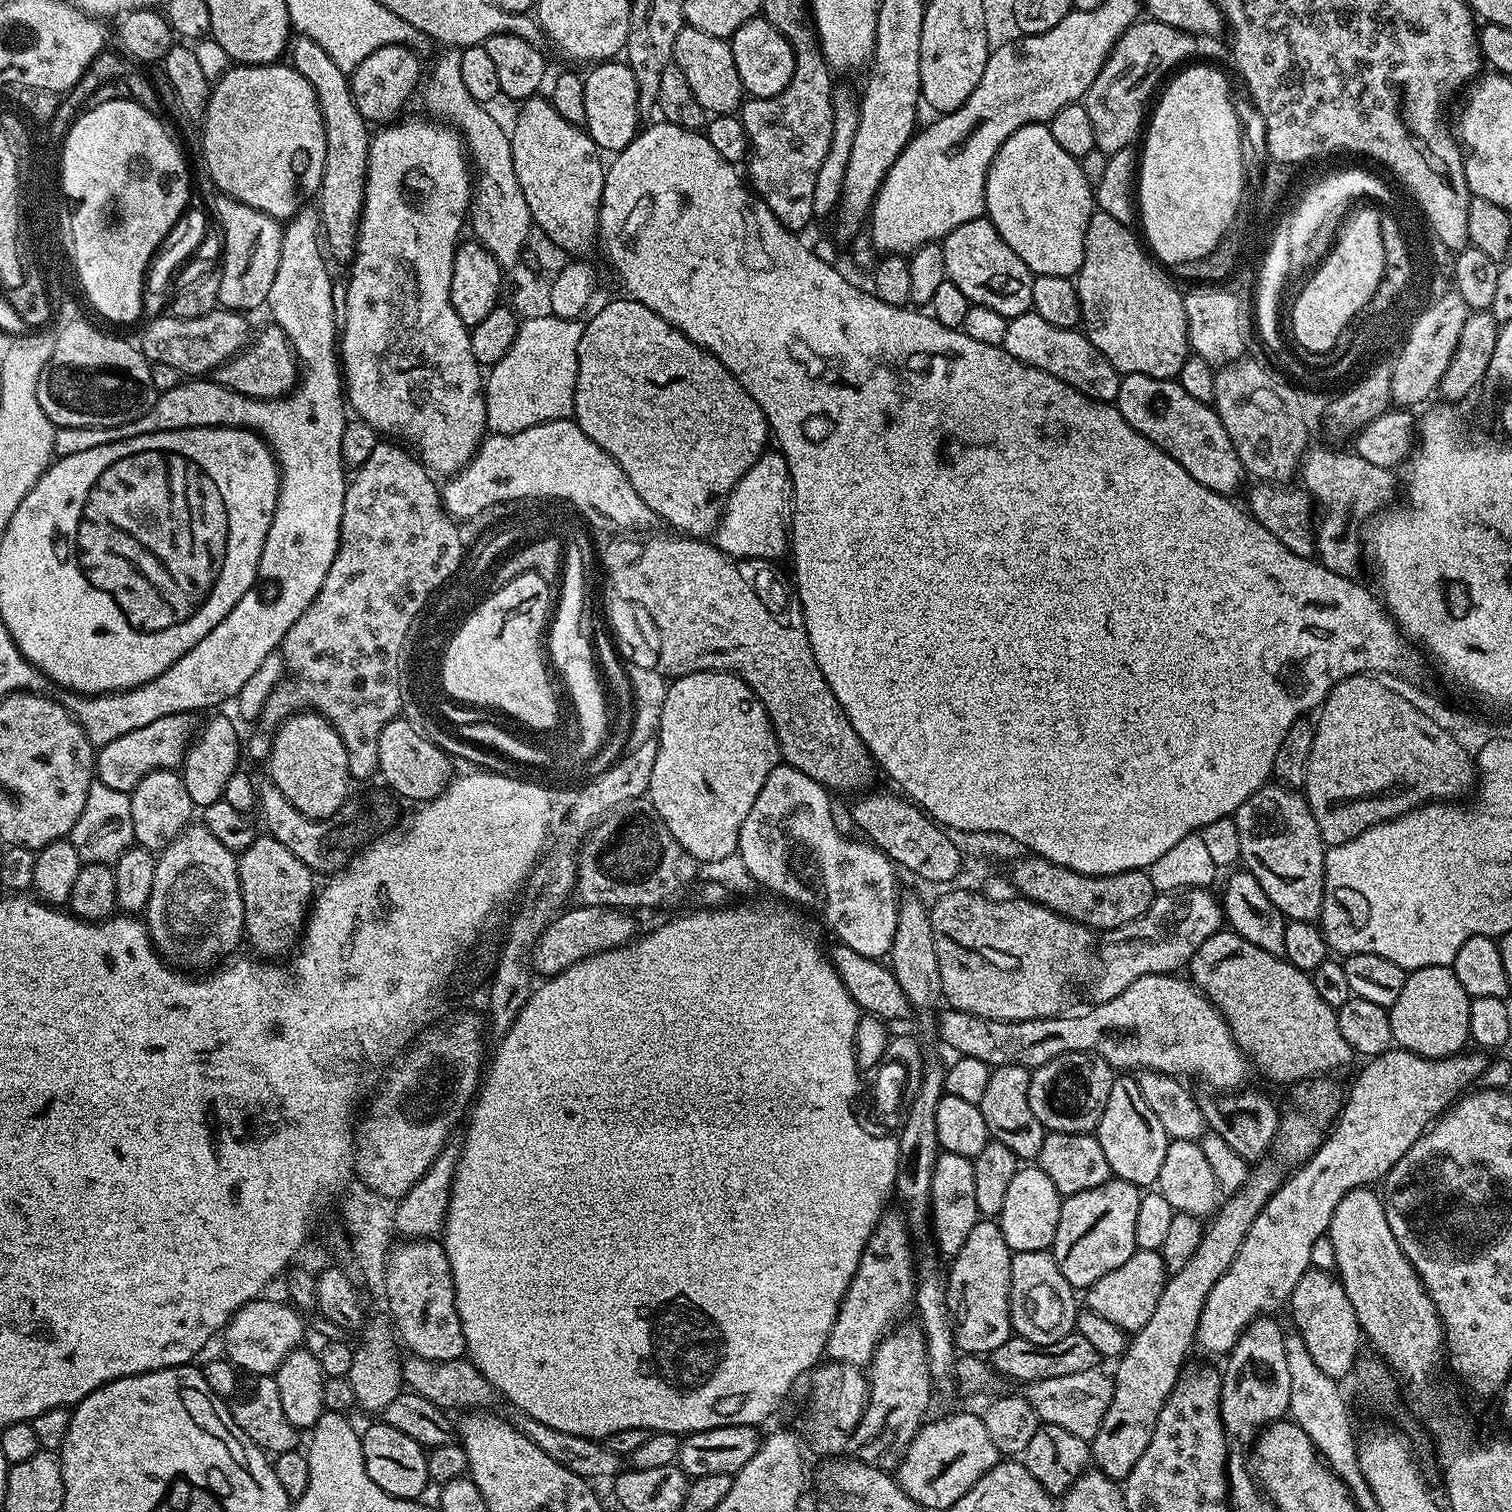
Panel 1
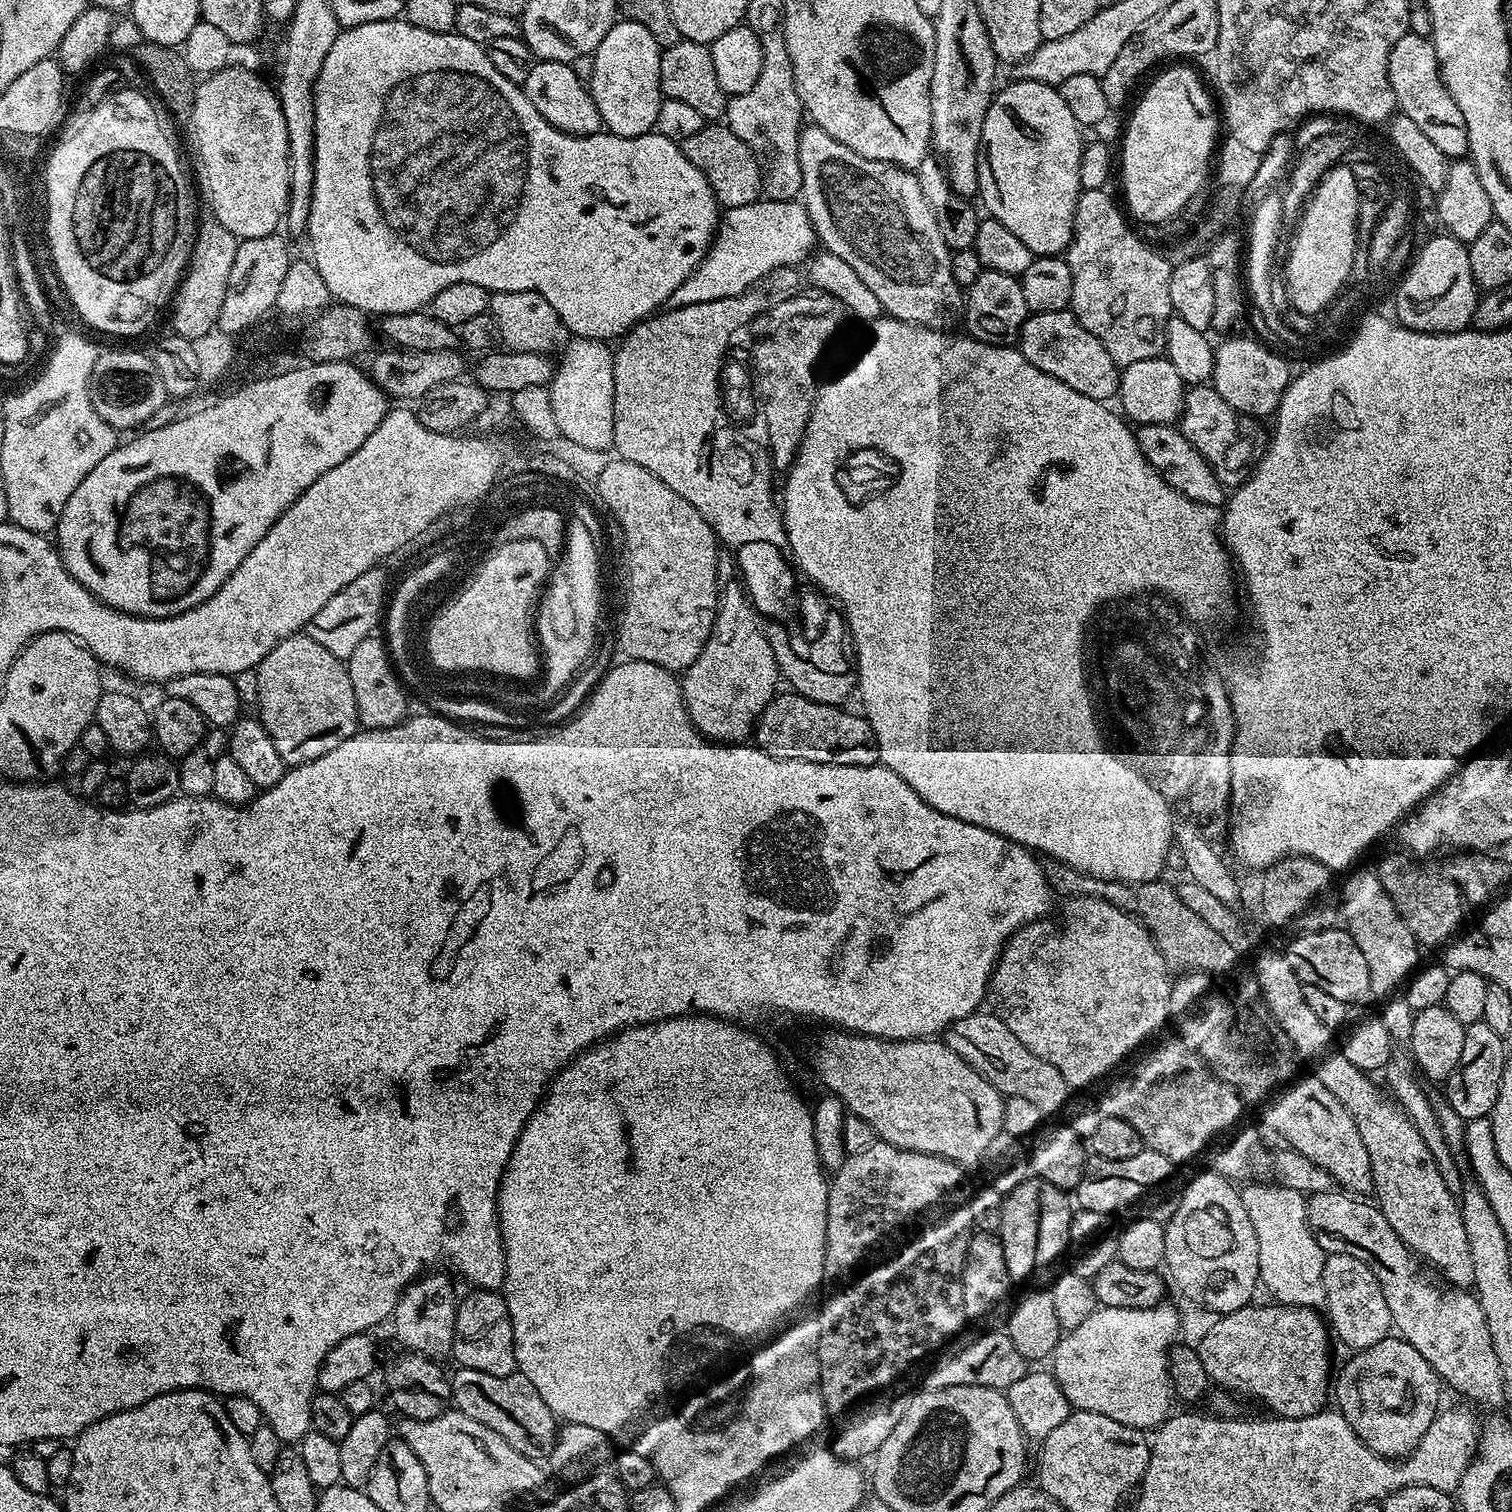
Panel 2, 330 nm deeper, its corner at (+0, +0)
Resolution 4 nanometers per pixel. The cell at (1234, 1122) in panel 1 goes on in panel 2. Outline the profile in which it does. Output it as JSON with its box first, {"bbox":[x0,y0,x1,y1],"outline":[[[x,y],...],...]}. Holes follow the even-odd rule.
{"bbox":[1308,1190,1504,1408],"outline":[[[1344,1190],[1319,1192],[1308,1196],[1308,1224],[1316,1234],[1318,1246],[1328,1255],[1350,1254],[1350,1258],[1358,1258],[1358,1262],[1366,1262],[1382,1285],[1382,1294],[1386,1298],[1386,1306],[1390,1306],[1390,1318],[1393,1329],[1401,1340],[1410,1342],[1426,1362],[1436,1371],[1445,1385],[1448,1384],[1456,1392],[1461,1392],[1468,1400],[1476,1404],[1485,1404],[1488,1408],[1504,1408],[1504,1383],[1502,1382],[1502,1366],[1498,1366],[1498,1354],[1494,1354],[1494,1342],[1490,1342],[1490,1326],[1486,1326],[1486,1314],[1482,1314],[1482,1306],[1471,1291],[1455,1286],[1439,1288],[1427,1276],[1425,1265],[1394,1234],[1394,1226],[1386,1222],[1379,1207],[1356,1194]]]}

